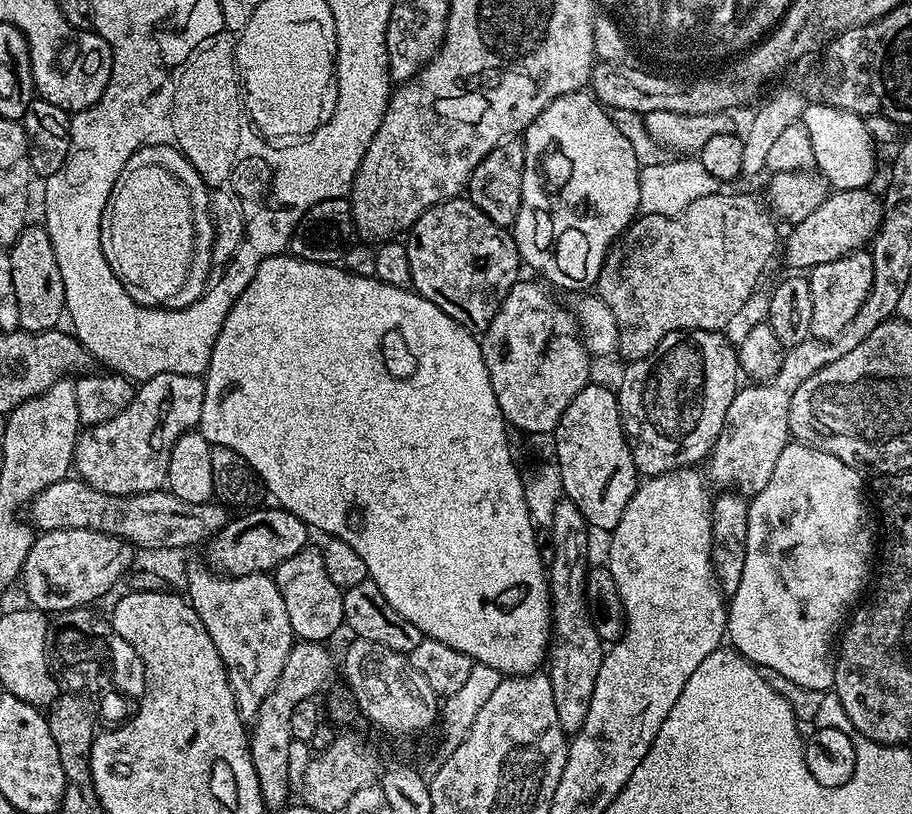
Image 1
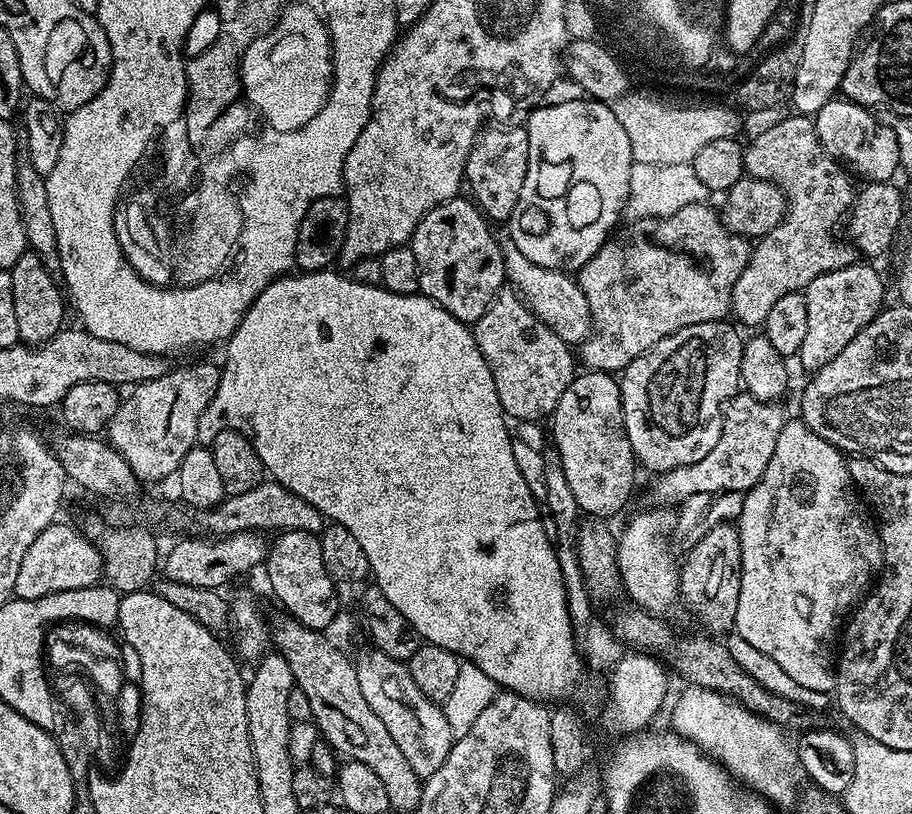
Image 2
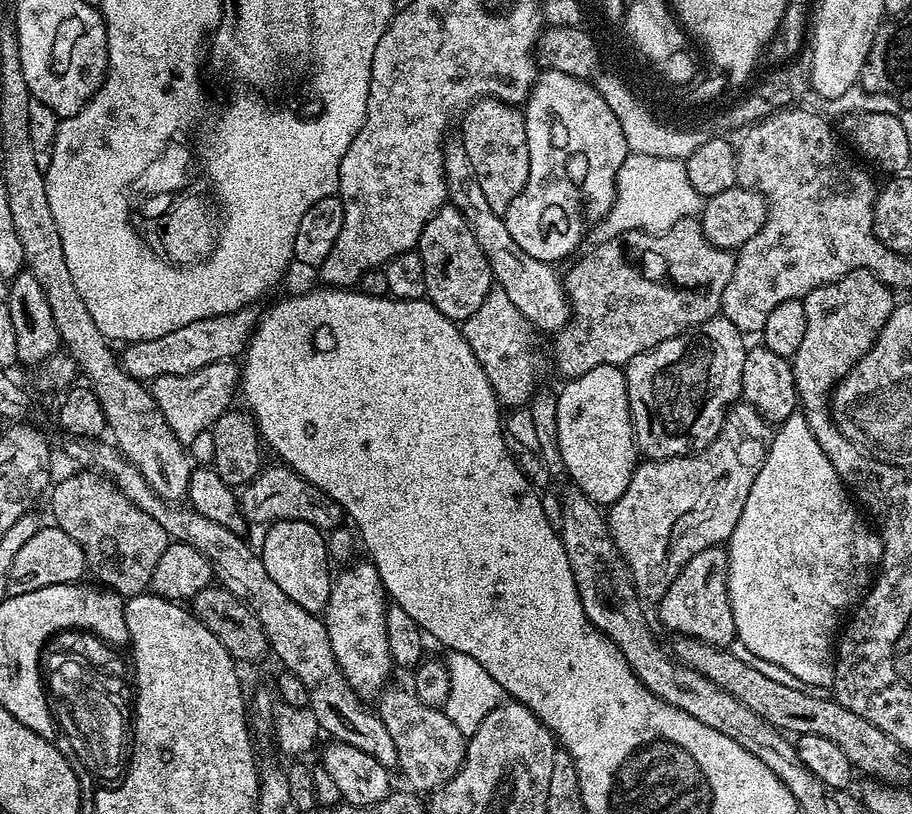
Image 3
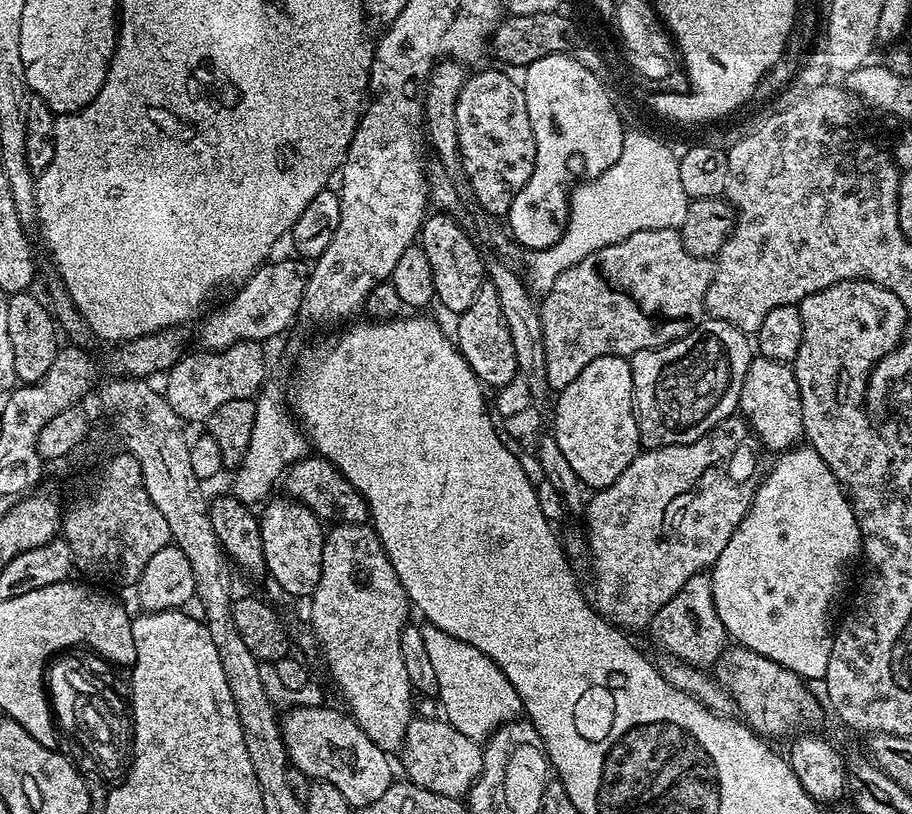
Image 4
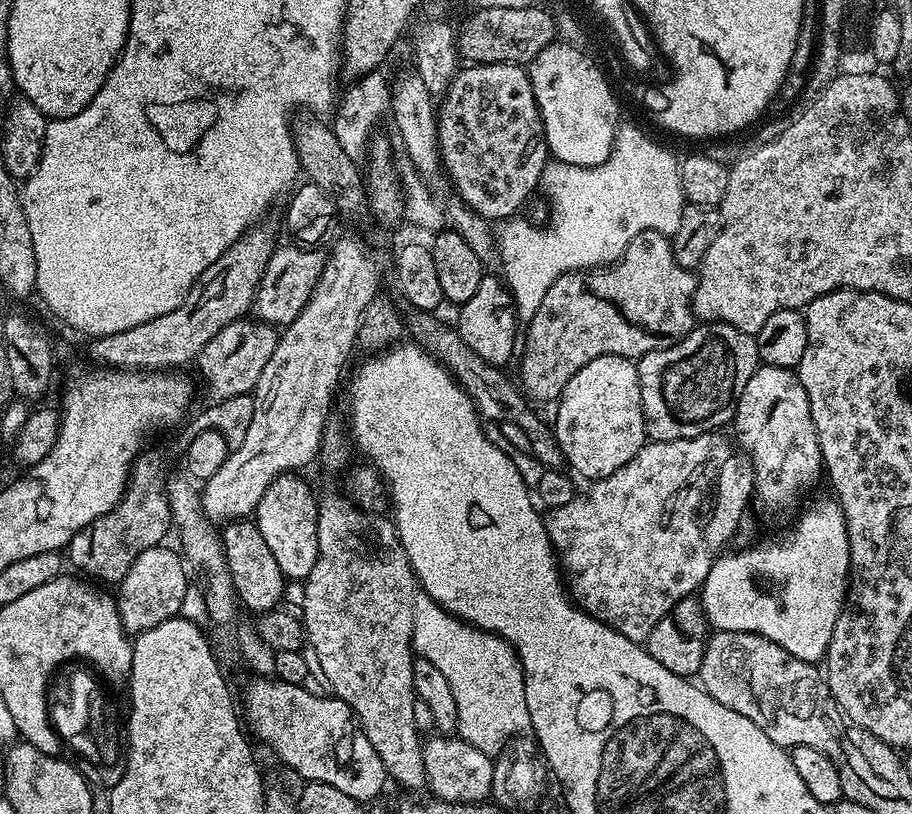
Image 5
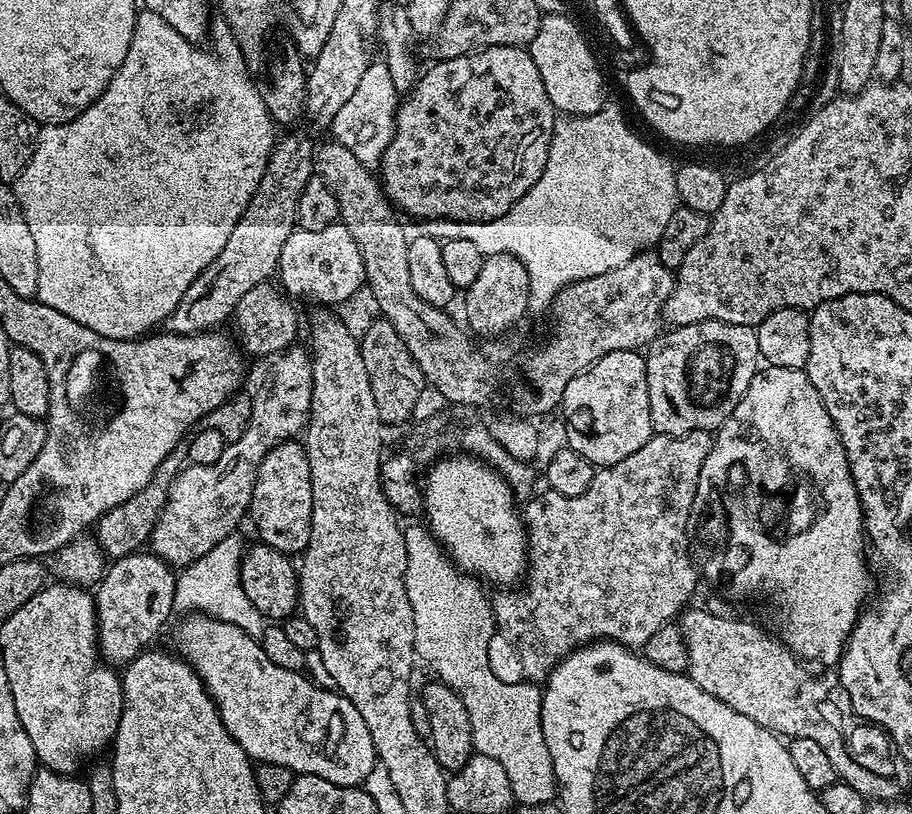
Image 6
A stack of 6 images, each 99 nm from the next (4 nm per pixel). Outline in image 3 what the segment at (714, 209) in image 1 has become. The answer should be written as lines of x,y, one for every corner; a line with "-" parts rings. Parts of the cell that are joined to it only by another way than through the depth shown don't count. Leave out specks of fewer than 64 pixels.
699,219
679,220
670,230
665,232
623,232
609,240
600,240
597,248
592,248
572,269
569,270
568,276
563,277
564,291
568,294
568,303
570,305
571,316
561,332
555,333
554,340
556,345
553,346
552,352
556,355
556,368
564,375
564,378
581,376
586,374
586,370
594,370
594,366
603,364
614,364
617,366
627,365
629,360
634,359
639,352
648,352
654,346
666,342
675,336
681,336
689,328
697,328
702,322
712,319
713,316
720,312
720,303
722,294
734,274
736,257
727,248
714,246
704,237
704,231
700,225

